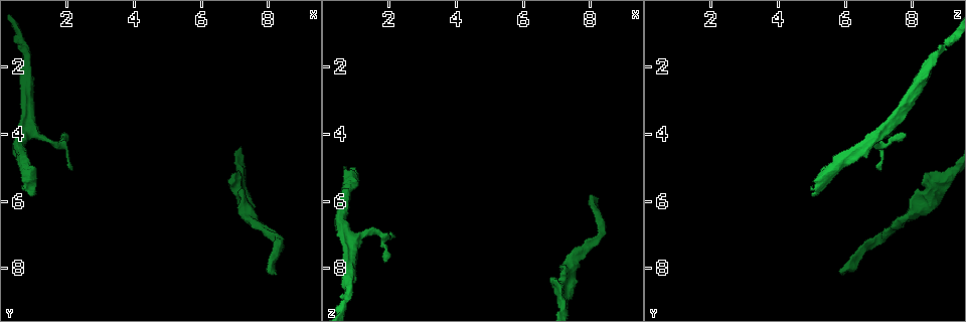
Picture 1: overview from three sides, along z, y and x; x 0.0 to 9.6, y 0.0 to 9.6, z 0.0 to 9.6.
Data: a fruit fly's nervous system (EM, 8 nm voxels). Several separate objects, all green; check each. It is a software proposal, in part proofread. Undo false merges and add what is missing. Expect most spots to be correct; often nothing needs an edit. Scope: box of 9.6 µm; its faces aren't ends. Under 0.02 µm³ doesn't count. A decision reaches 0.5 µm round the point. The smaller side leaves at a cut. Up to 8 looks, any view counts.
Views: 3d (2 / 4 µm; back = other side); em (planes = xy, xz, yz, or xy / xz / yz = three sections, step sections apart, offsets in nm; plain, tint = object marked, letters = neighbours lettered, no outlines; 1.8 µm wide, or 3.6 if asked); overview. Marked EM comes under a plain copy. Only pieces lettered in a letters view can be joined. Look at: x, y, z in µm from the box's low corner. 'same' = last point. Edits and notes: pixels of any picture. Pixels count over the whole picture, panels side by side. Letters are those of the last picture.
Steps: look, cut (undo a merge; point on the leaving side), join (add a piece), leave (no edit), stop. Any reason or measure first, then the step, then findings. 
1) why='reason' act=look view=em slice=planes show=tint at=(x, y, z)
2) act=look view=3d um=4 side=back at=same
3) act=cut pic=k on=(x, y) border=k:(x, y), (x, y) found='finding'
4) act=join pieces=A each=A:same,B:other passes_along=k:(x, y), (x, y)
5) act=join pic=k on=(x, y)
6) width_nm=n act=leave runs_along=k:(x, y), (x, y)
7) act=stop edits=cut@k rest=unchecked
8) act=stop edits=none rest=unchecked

why='free end' act=look view=em slice=planes show=letters at=(8.15, 8.15, 5.95)

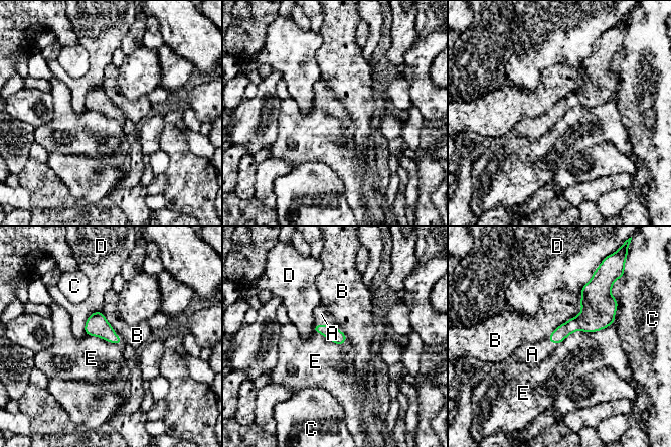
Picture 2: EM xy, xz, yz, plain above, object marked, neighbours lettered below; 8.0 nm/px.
longest_contact=B:440nm act=join pieces=A each=A:same,B:other,C:other,D:other,E:other passes_along=2:(330, 332), (328, 325), (321, 314) found='it goes on there'

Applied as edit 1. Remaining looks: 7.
act=look view=overview

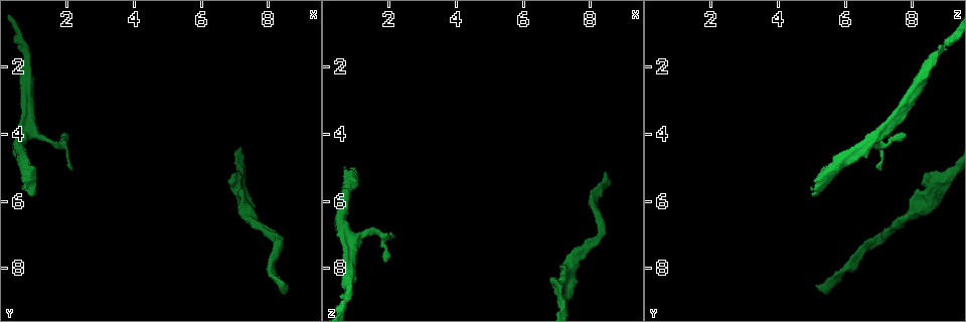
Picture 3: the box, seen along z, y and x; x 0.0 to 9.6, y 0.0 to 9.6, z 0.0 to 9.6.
why='sharp bend' act=look view=em slice=planes show=letters at=(1.80, 4.40, 7.00)

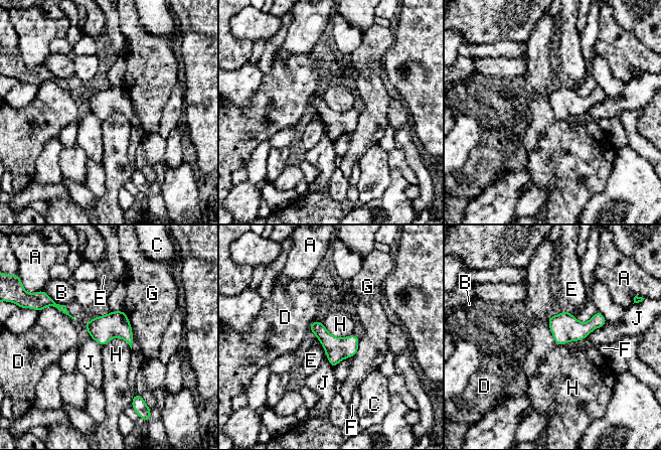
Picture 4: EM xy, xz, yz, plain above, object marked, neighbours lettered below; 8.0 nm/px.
act=leave each=A:other,B:other,C:other,D:other,E:other,F:other,G:other,H:other,J:other border=4:(550, 316), (553, 340), (563, 345) found='one cell here'

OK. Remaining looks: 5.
why='end of a long branch' act=look view=em slice=planes show=letters at=(0.90, 5.80, 5.00)

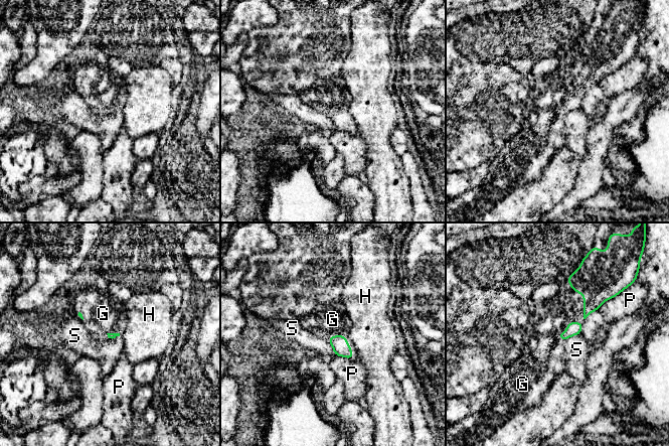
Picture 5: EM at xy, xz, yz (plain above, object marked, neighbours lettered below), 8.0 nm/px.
act=join pieces=G each=G:same,H:other,P:other,S:other passes_along=5:(602, 276), (583, 298), (566, 306) found='it goes on there'

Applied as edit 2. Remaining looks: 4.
act=stop edits=join@2,join@5 rest=unchecked

